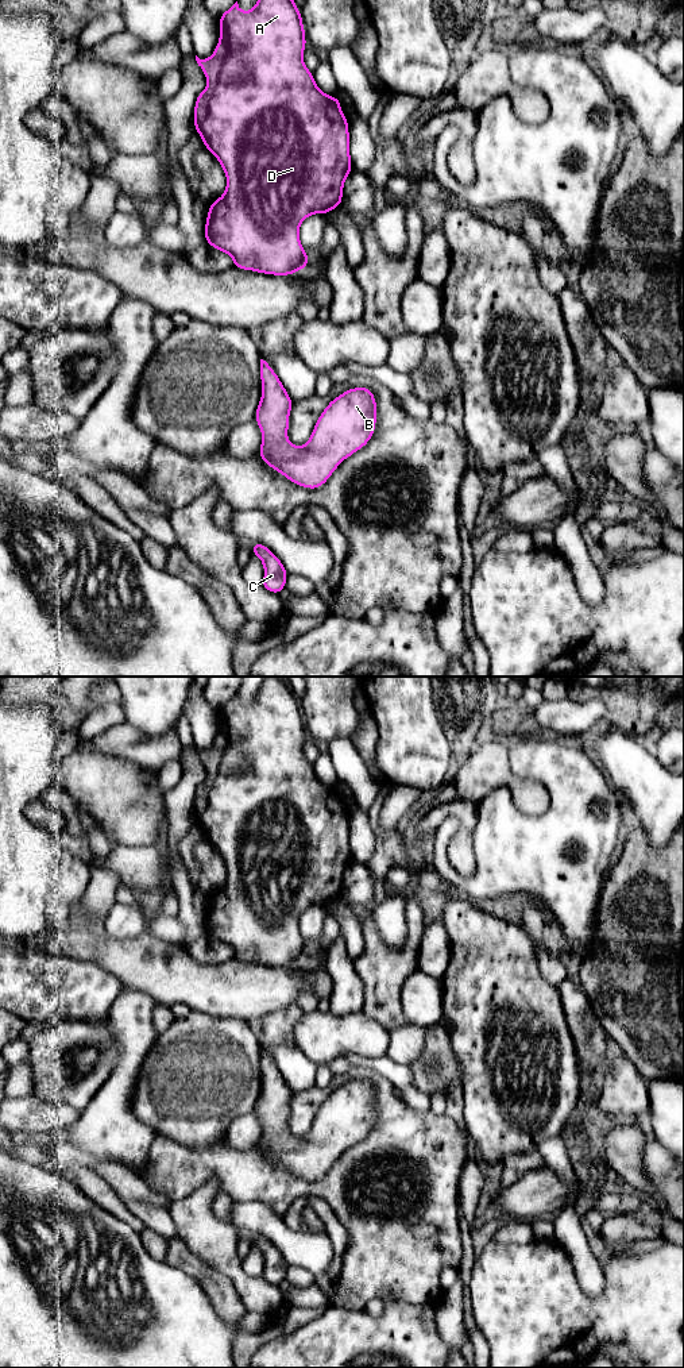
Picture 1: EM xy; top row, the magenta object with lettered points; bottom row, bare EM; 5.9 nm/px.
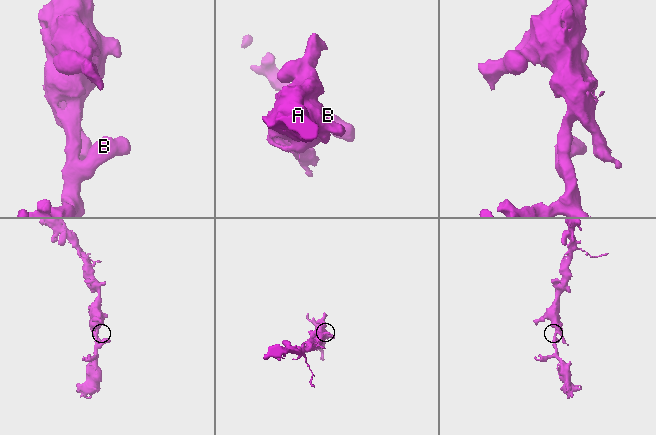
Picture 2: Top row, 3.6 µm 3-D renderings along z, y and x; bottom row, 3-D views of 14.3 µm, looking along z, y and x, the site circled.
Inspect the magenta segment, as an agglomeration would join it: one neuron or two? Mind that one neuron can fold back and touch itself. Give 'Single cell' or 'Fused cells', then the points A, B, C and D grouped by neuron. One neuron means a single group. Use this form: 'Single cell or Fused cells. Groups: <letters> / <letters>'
Single cell. Groups: A B C D

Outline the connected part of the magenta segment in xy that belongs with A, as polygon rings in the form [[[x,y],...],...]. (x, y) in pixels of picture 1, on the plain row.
[[[264,677],[250,704],[243,704],[236,693],[219,709],[219,716],[220,731],[213,747],[205,751],[196,747],[208,778],[196,790],[194,821],[227,867],[224,886],[208,901],[205,933],[229,945],[233,959],[291,967],[309,955],[300,933],[300,916],[310,906],[325,906],[341,897],[343,878],[352,862],[348,812],[341,804],[340,789],[322,785],[304,755],[305,720],[287,679]]]

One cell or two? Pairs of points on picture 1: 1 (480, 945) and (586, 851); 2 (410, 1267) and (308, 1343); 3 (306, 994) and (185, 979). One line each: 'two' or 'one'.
1: two
2: two
3: two

